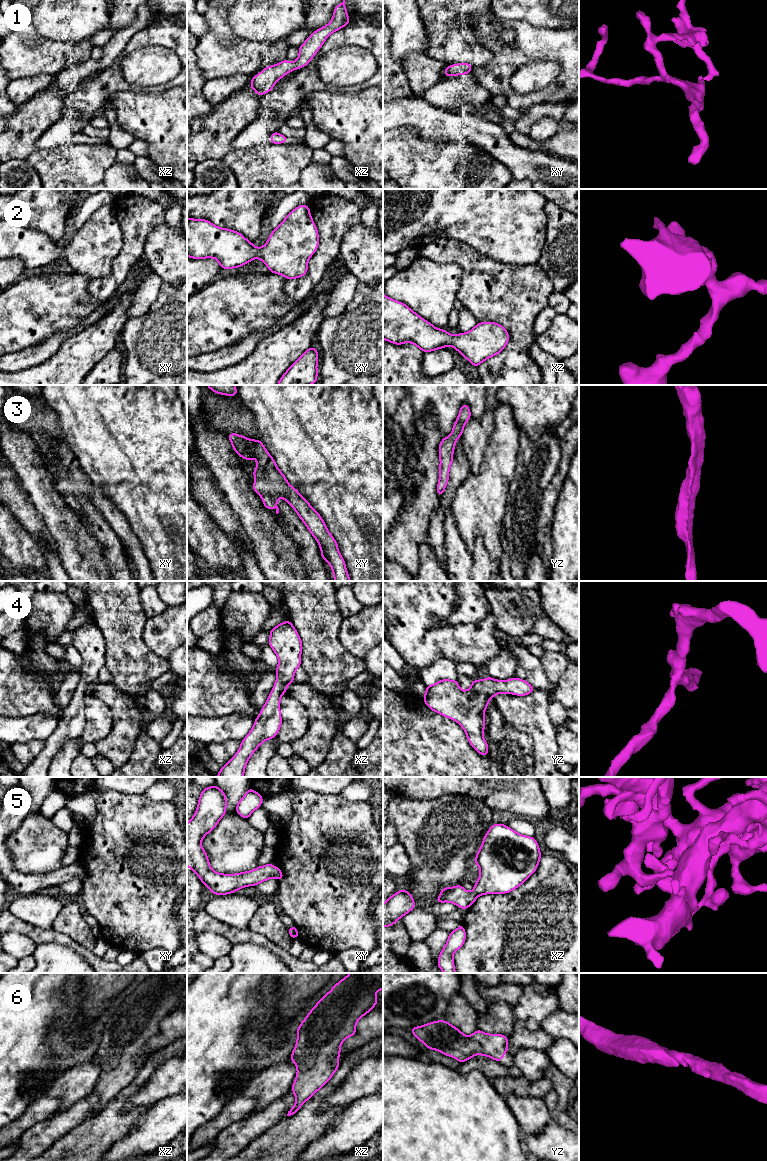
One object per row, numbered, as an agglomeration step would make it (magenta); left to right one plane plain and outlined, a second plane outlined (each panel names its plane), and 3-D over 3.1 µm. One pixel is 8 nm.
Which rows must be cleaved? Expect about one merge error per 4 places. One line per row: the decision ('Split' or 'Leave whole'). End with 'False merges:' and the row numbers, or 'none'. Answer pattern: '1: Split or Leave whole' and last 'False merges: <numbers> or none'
1: Leave whole
2: Leave whole
3: Leave whole
4: Leave whole
5: Leave whole
6: Leave whole
False merges: none

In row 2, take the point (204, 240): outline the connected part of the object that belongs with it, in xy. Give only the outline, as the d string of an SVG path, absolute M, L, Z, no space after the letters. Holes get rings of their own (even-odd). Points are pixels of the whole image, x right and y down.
M300 205L291 211L281 224L272 231L266 244L260 248L256 248L253 243L237 231L217 227L205 219L187 218L187 256L193 259L215 258L222 269L238 268L258 258L265 263L270 272L283 275L286 279L295 279L306 275L308 260L316 252L318 245L319 234L308 205Z

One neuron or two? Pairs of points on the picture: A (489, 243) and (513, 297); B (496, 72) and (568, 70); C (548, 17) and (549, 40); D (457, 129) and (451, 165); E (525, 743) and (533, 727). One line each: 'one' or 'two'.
A: two
B: one
C: two
D: two
E: two

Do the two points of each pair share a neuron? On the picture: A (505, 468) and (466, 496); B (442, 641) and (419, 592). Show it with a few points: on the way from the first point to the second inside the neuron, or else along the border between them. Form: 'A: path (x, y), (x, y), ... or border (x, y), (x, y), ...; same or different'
A: path (495, 478), (476, 496); same
B: path (428, 635), (419, 626), (419, 606); same

